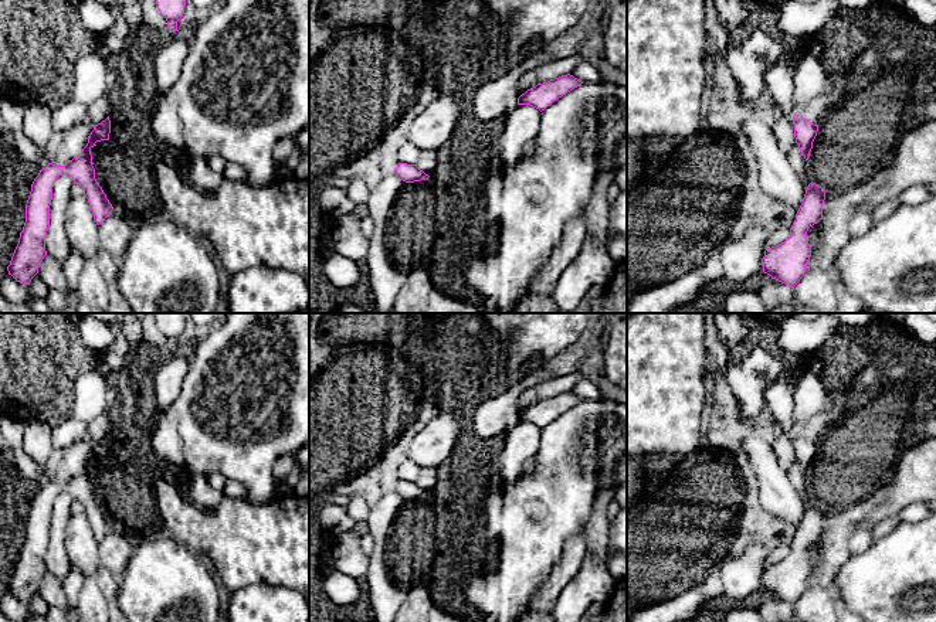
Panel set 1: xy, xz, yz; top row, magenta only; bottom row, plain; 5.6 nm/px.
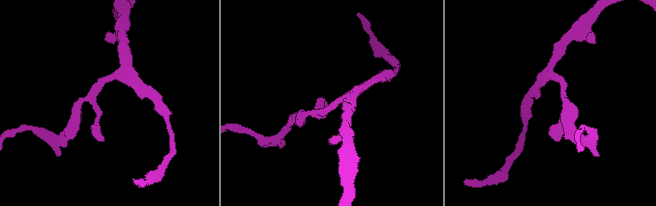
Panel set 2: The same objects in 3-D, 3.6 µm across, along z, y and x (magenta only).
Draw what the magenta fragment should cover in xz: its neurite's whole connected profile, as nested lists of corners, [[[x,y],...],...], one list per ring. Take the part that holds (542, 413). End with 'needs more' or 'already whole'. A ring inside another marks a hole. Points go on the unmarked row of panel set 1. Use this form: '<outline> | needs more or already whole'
[[[562,392],[528,407],[518,415],[518,422],[530,422],[540,429],[550,424],[556,417],[580,404],[583,400],[573,392]]] | already whole

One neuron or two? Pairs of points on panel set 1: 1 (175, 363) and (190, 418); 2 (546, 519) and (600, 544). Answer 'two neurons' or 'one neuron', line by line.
1: two neurons
2: two neurons

